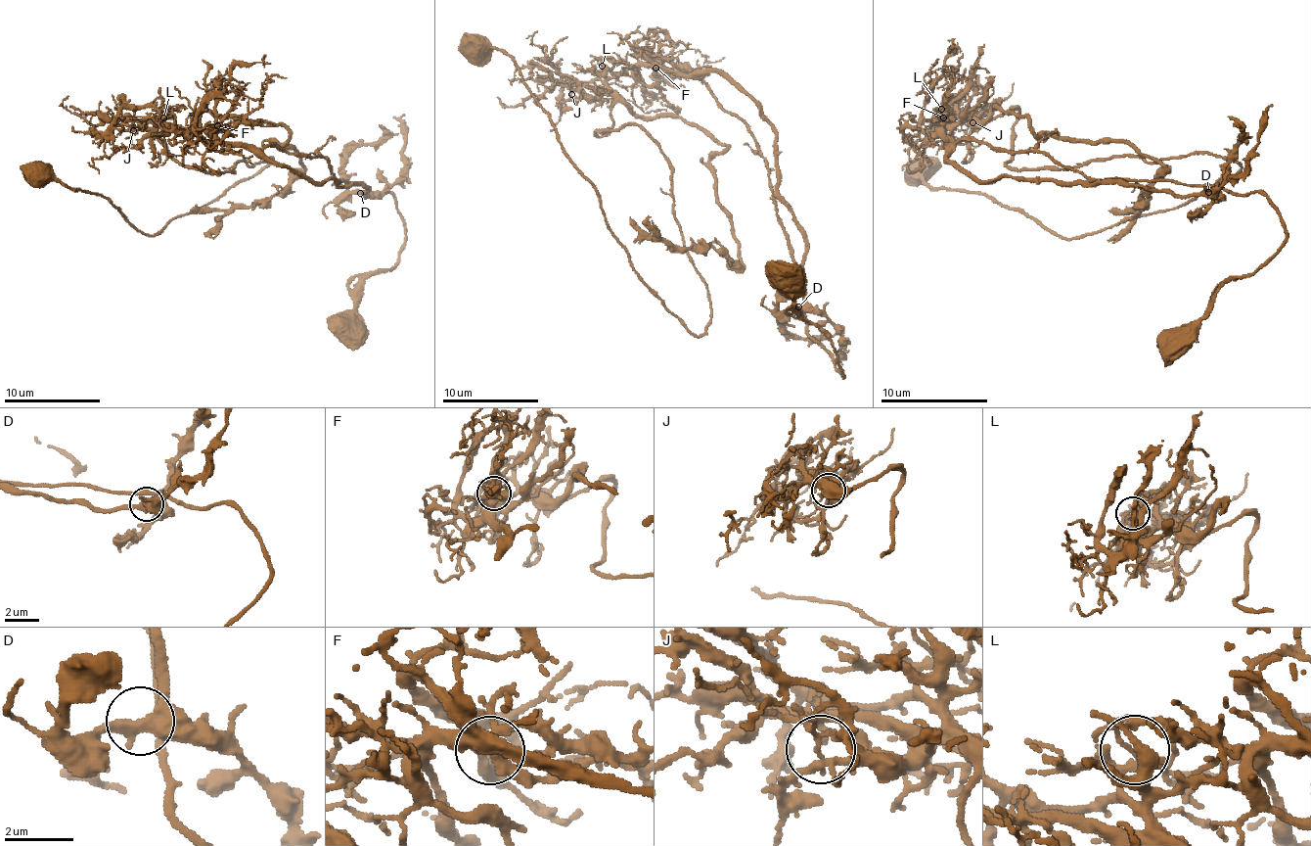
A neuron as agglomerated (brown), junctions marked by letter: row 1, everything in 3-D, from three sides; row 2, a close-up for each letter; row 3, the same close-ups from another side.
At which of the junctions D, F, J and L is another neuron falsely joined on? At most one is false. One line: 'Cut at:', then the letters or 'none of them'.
Cut at: L

